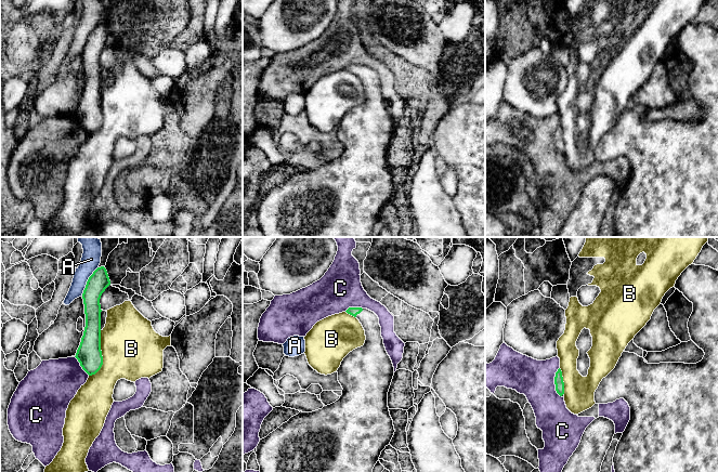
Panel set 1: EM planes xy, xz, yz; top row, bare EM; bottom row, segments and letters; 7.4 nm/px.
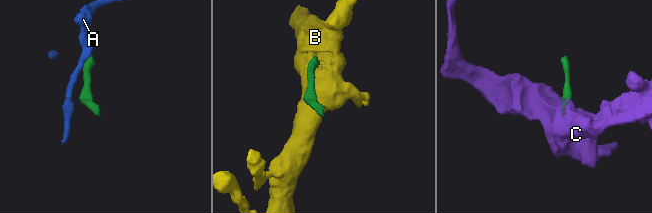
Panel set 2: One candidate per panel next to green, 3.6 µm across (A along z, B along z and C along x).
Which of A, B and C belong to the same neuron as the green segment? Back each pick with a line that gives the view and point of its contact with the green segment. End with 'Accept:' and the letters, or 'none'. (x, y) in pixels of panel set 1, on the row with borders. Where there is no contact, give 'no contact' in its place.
Accept: none

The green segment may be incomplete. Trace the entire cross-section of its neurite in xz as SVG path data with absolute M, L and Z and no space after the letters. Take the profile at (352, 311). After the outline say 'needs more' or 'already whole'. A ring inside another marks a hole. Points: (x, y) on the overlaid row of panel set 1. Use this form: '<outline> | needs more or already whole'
M349 307L345 312L360 320L365 330L366 340L363 346L353 350L343 358L340 367L337 370L338 381L343 389L342 395L338 401L330 405L324 406L322 409L312 412L300 411L298 415L291 417L287 422L283 423L275 431L270 433L266 437L260 440L256 451L257 460L260 466L260 472L373 472L375 464L379 460L381 451L390 444L395 430L388 407L388 392L394 376L394 367L383 344L379 318L374 312L362 307Z | needs more

